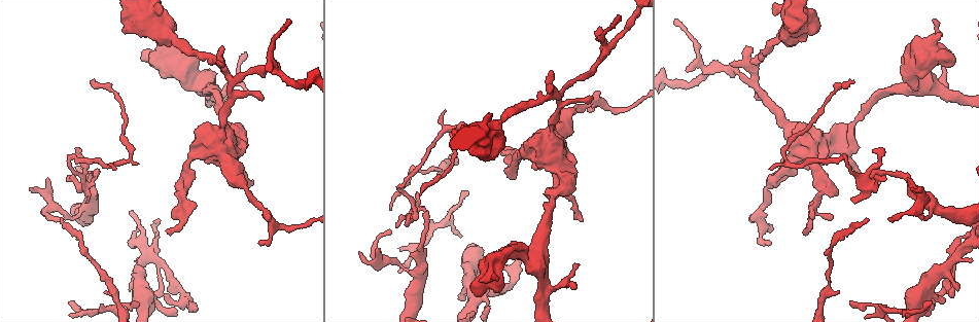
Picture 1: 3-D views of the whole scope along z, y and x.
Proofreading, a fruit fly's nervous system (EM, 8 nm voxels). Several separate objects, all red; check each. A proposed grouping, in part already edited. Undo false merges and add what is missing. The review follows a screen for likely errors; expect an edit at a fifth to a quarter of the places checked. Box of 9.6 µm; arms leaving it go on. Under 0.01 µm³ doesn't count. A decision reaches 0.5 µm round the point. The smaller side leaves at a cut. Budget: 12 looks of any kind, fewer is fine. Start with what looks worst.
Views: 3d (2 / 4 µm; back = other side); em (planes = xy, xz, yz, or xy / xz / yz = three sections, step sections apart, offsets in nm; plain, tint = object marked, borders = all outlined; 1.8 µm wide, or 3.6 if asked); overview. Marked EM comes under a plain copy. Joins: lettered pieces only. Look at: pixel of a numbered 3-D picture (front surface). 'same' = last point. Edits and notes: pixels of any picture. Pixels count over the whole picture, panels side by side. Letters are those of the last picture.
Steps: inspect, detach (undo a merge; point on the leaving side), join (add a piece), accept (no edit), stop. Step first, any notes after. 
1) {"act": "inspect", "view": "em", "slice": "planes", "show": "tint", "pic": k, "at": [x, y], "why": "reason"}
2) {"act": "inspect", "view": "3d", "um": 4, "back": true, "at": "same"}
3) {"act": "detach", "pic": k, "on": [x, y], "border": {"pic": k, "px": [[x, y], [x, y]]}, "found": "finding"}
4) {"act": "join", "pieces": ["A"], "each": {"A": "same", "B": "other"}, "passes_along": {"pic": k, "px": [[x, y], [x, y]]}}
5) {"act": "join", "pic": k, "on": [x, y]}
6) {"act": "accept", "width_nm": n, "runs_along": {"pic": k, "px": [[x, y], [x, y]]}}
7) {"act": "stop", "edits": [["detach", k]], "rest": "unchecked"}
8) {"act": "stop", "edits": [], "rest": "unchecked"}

{"act": "inspect", "view": "em", "um": 3.6, "slice": "xz", "step": 8, "show": "tint", "pic": 1, "at": [559, 132], "why": "calibre changes"}

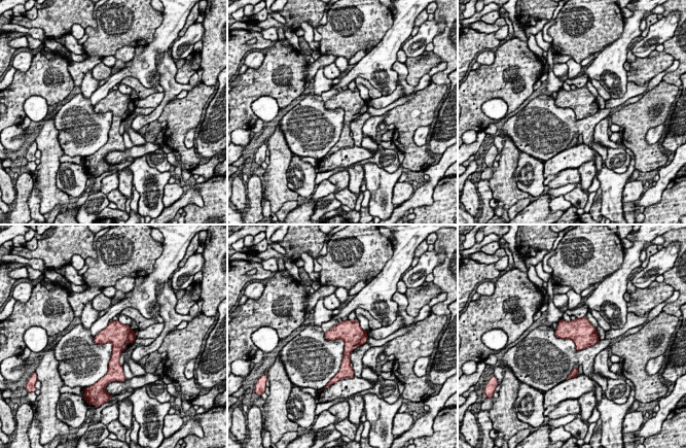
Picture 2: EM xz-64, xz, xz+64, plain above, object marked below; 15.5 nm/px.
{"act": "inspect", "view": "em", "um": 3.6, "slice": "xz", "step": 8, "show": "borders", "at": "same"}

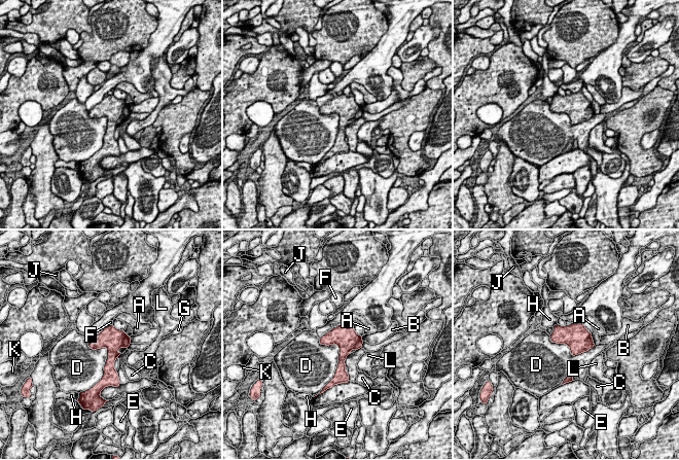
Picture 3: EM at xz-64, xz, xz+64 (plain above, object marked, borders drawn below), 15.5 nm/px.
{"act": "accept", "width_nm": 320, "each": {"A": "other", "B": "other", "C": "other", "D": "other", "E": "other", "F": "other", "G": "other", "H": "other", "J": "other", "K": "other", "L": "other"}, "found": "all the same cell"}

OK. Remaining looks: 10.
{"act": "inspect", "view": "3d", "um": 2, "pic": 1, "at": [420, 210], "why": "abrupt turn"}

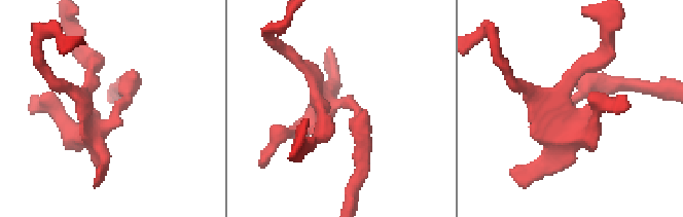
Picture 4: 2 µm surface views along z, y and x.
{"act": "inspect", "view": "em", "um": 3.6, "slice": "planes", "show": "borders", "pic": 4, "at": [333, 105], "why": "need the tissue"}

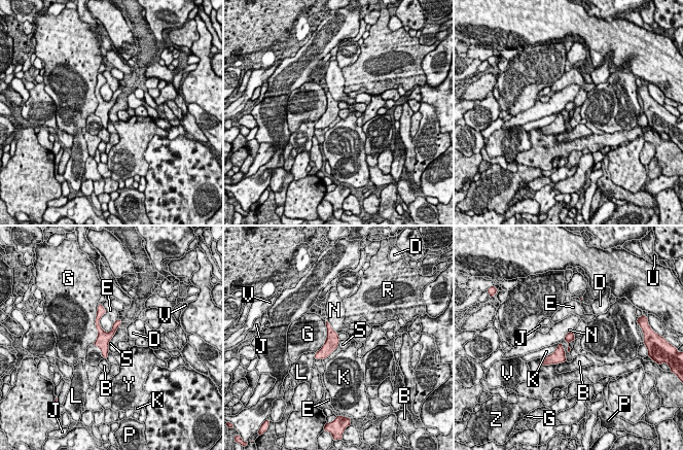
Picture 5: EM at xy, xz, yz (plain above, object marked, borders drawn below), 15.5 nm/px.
{"act": "accept", "each": {"B": "other", "D": "other", "E": "other", "G": "other", "J": "other", "K": "other", "L": "other", "N": "other", "P": "other", "R": "other", "S": "other", "U": "other", "V": "other", "Y": "other", "Z": "other"}, "border": {"pic": 5, "px": [[118, 326], [108, 344], [108, 350]]}, "found": "all the same cell"}

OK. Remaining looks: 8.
{"act": "inspect", "view": "em", "slice": "yz", "step": 16, "show": "borders", "pic": 1, "at": [129, 290], "why": "an open end"}

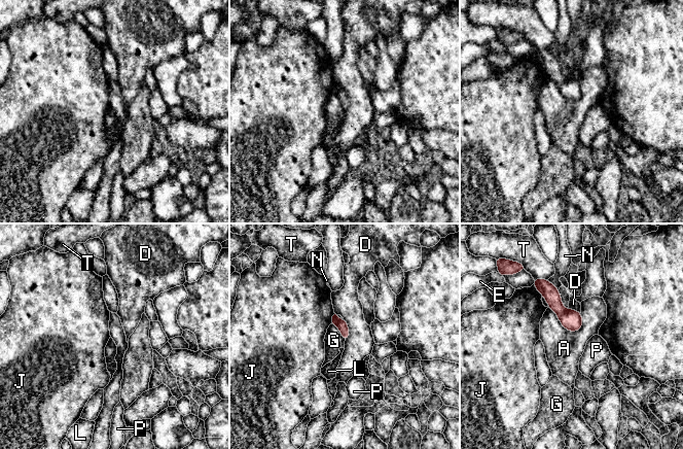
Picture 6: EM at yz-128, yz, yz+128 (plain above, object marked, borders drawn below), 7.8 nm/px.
{"act": "inspect", "view": "em", "slice": "planes", "show": "borders", "at": "same", "why": "another direction"}

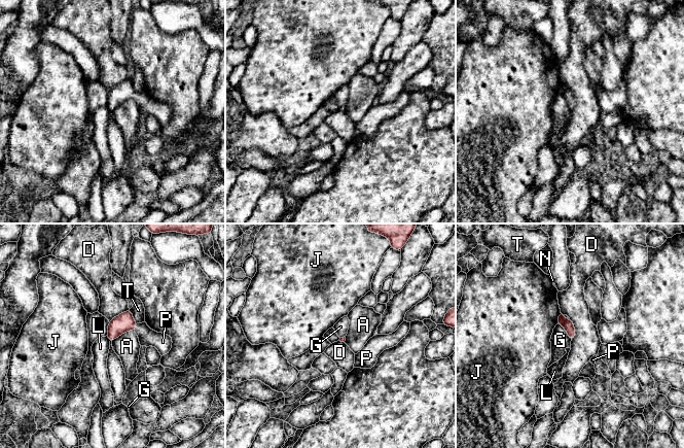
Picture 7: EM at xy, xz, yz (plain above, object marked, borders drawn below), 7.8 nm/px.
{"act": "join", "pieces": ["P"], "each": {"A": "other", "D": "other", "G": "other", "J": "other", "L": "other", "N": "other", "P": "same", "T": "other"}, "found": "it goes on there"}

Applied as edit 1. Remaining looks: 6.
{"act": "inspect", "view": "em", "slice": "xz", "step": 4, "show": "borders", "pic": 1, "at": [840, 136], "why": "thin neck"}

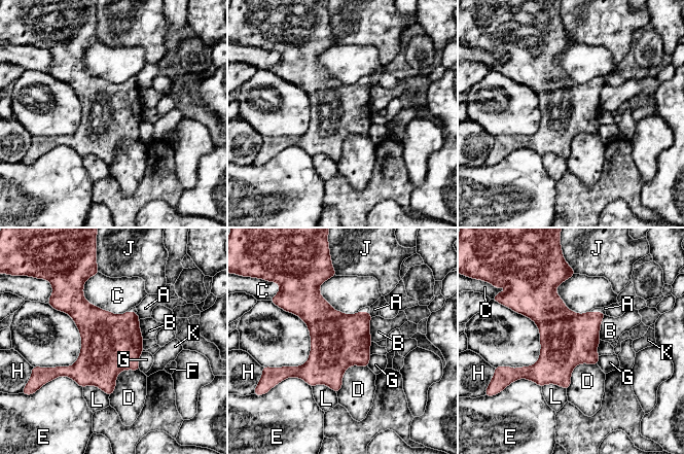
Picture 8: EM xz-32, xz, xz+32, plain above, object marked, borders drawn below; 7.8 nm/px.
{"act": "accept", "width_nm": 420, "each": {"A": "other", "B": "other", "C": "other", "D": "other", "E": "other", "F": "other", "G": "other", "H": "other", "J": "other", "K": "other", "L": "other"}, "border": {"pic": 8, "px": [[367, 365], [350, 365], [336, 392]]}, "found": "all the same cell"}

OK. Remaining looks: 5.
{"act": "inspect", "view": "em", "slice": "planes", "show": "borders", "pic": 1, "at": [805, 230], "why": "an open end"}

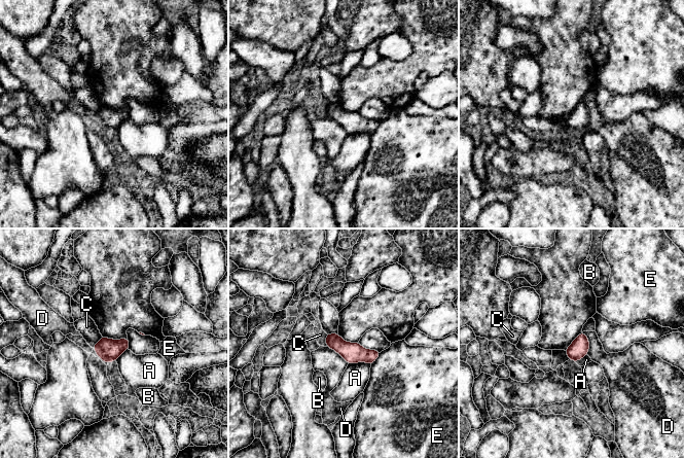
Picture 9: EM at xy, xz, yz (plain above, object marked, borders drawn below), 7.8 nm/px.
{"act": "accept", "each": {"A": "other", "B": "other", "C": "other", "D": "other", "E": "other"}, "found": "no lettered piece goes on from it"}

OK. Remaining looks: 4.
{"act": "stop", "edits": [["join", 7]], "rest": "unchecked"}

